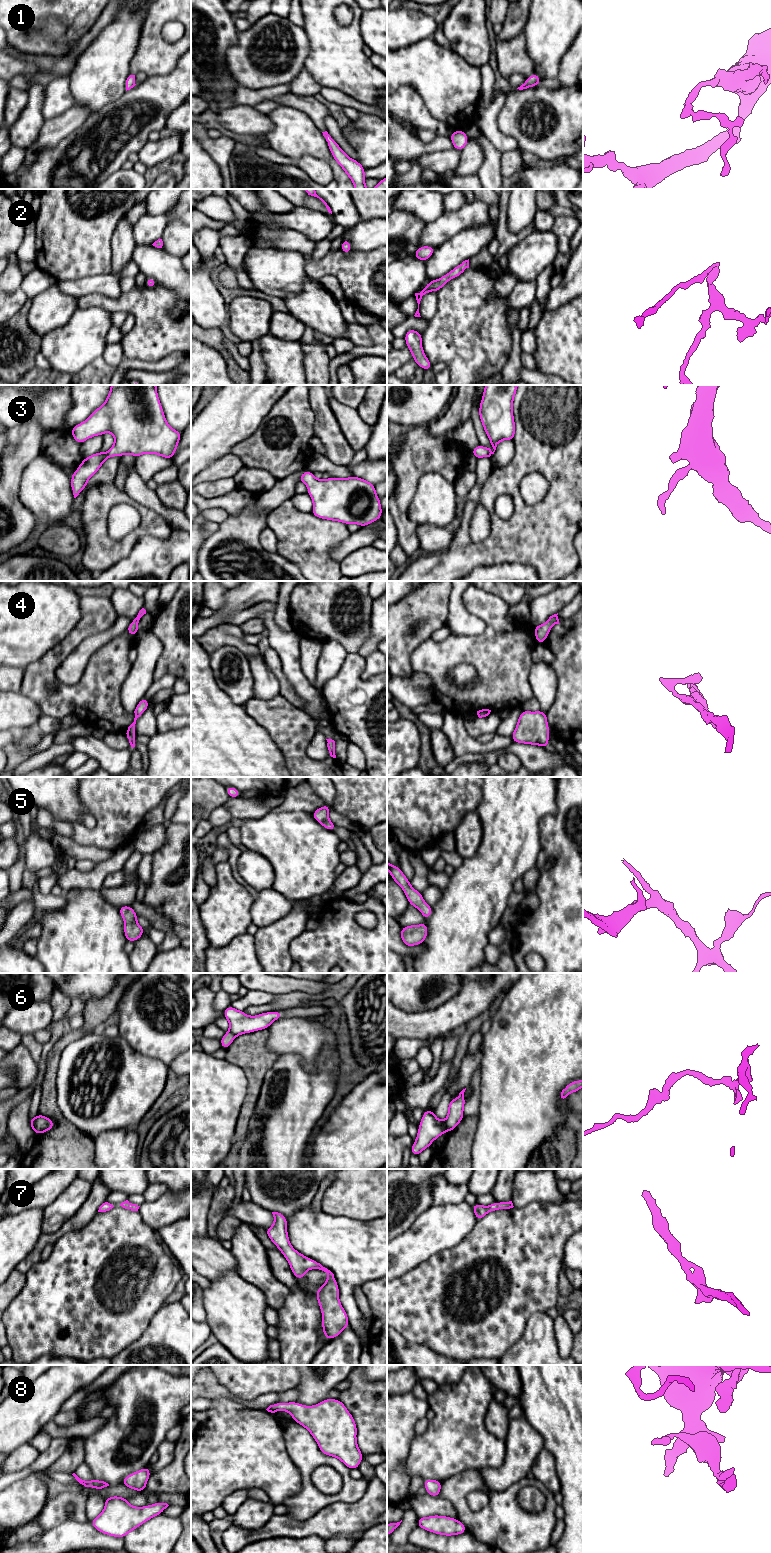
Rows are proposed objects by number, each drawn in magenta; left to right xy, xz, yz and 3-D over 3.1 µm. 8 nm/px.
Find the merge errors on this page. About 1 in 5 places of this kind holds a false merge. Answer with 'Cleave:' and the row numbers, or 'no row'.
Cleave: 6

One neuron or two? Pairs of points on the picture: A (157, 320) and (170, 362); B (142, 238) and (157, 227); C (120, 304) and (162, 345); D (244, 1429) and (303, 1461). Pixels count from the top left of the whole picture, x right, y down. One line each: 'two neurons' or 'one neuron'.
A: two neurons
B: one neuron
C: one neuron
D: two neurons

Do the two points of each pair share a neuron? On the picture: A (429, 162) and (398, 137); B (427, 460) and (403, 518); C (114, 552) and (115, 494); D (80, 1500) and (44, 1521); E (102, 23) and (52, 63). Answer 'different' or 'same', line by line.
A: different
B: same
C: same
D: same
E: same

